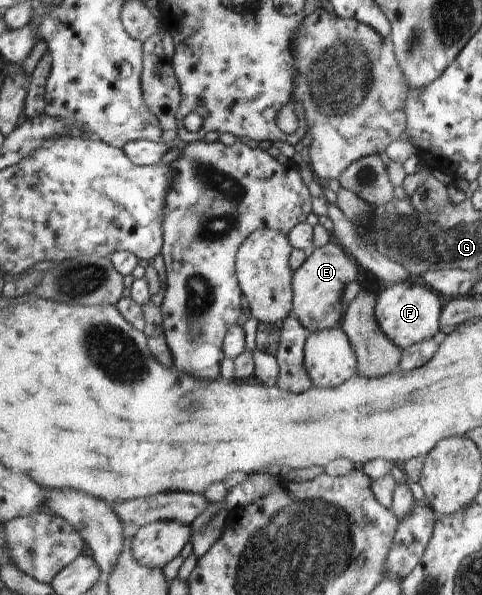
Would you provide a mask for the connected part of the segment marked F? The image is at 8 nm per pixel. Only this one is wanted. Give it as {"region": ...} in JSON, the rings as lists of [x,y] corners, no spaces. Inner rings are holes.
{"region":[[[409,279],[396,282],[378,295],[375,317],[383,333],[397,347],[405,349],[414,343],[433,338],[440,329],[441,303],[425,283]]]}

